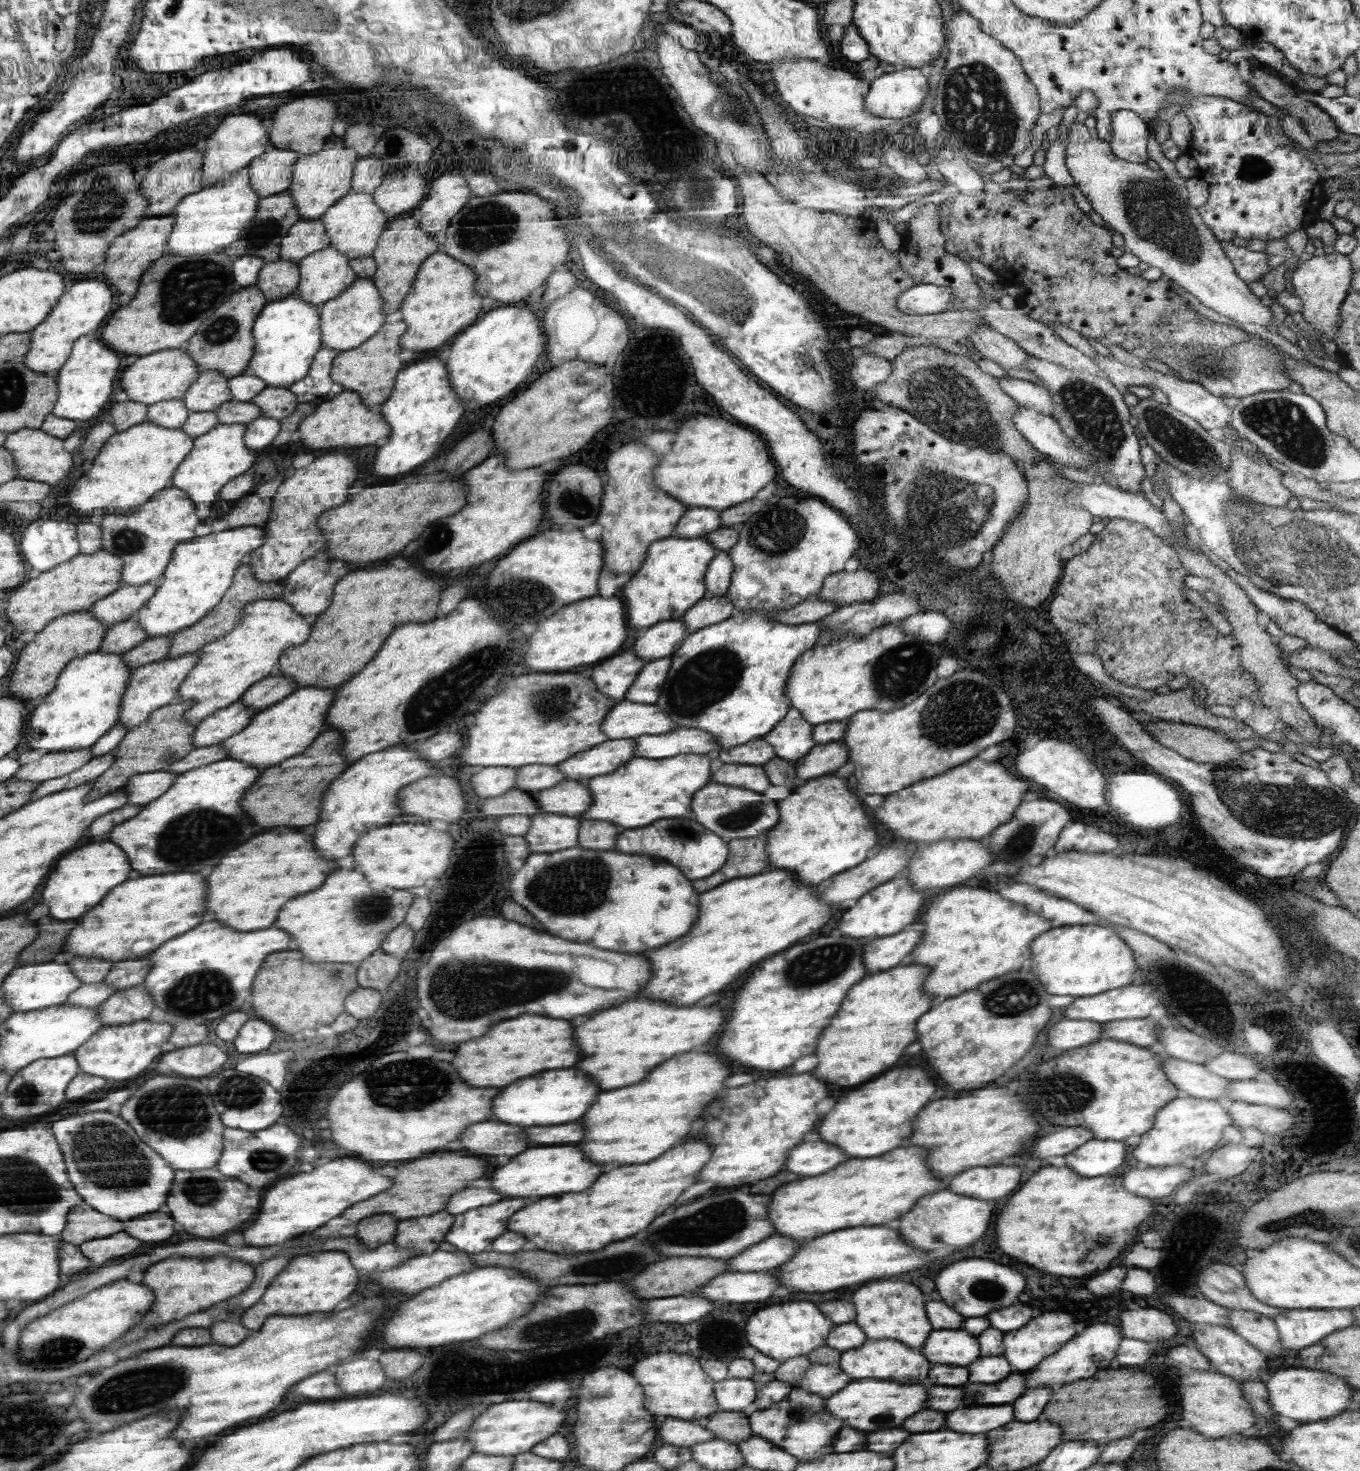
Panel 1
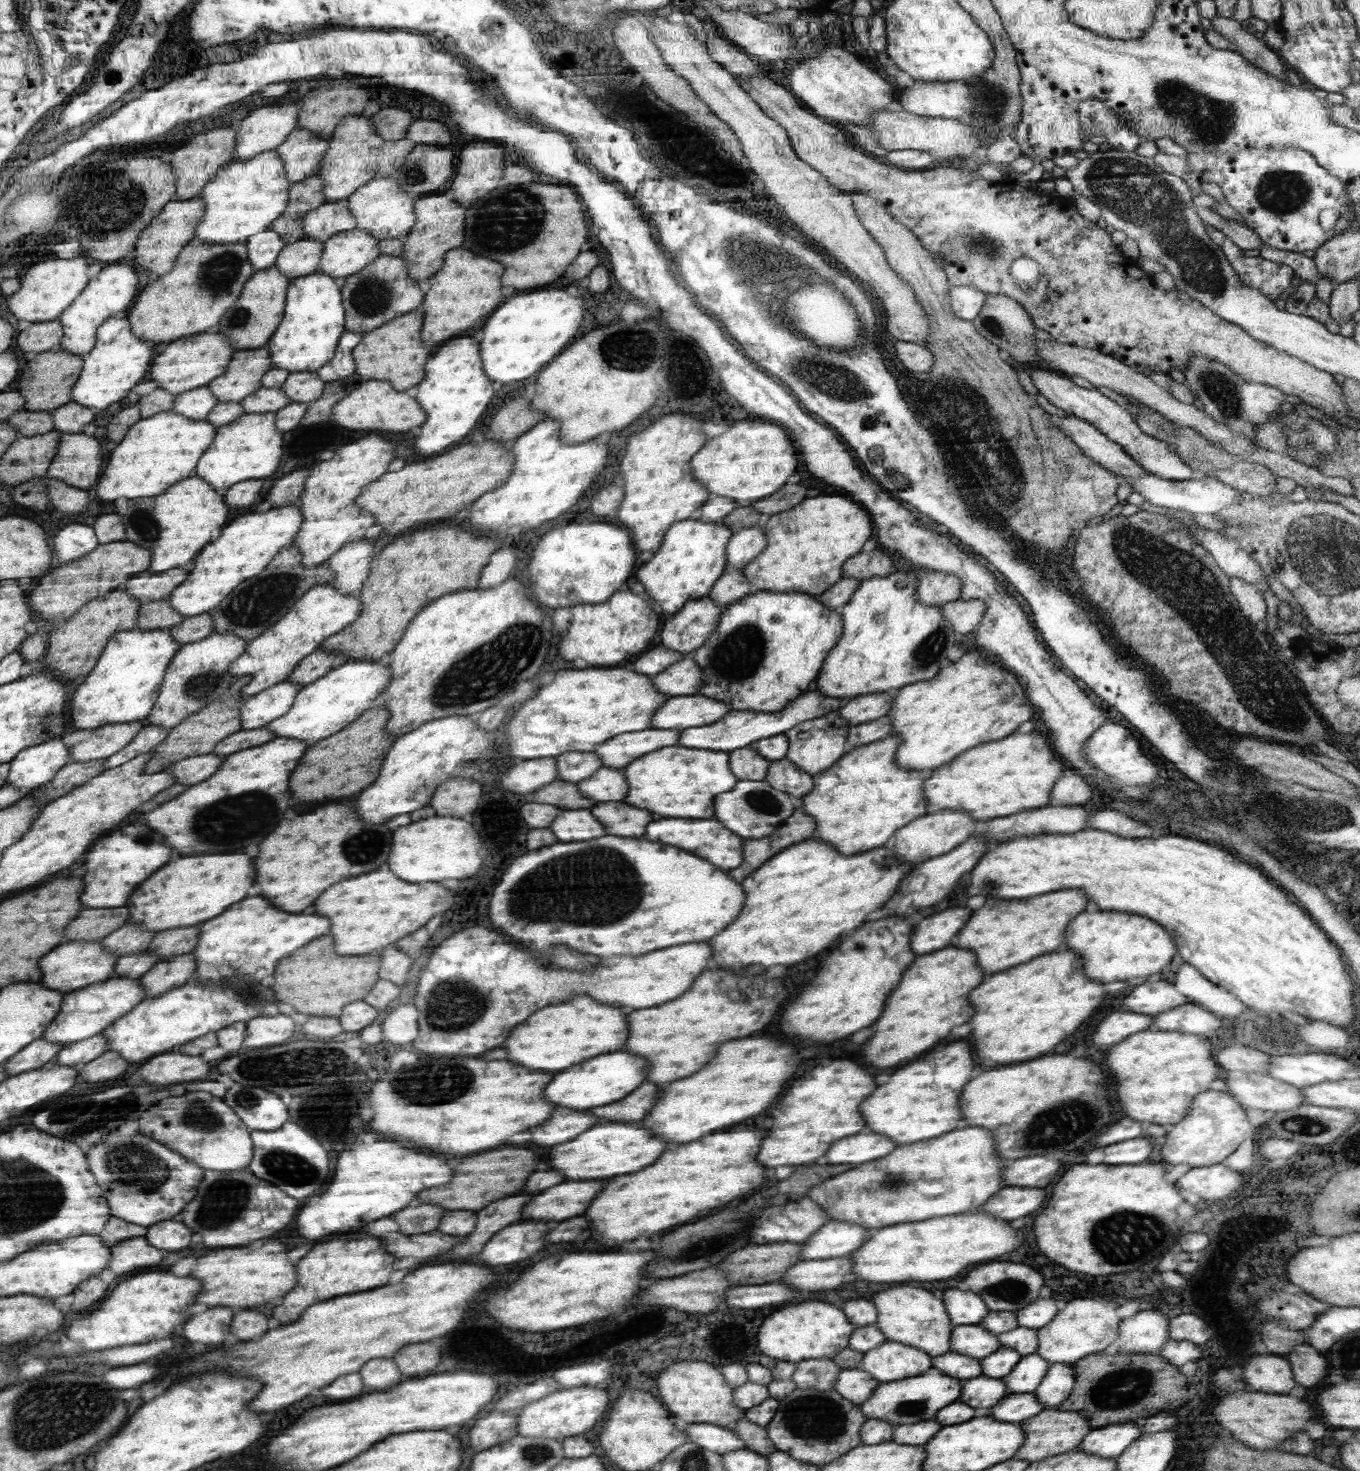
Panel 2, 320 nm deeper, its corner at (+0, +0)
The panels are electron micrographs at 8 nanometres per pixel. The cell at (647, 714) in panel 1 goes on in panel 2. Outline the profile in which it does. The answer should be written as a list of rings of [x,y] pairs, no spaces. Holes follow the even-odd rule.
[[[674,696],[658,710],[658,714],[654,714],[654,728],[682,730],[708,726],[724,718],[732,709],[728,704],[706,696]]]

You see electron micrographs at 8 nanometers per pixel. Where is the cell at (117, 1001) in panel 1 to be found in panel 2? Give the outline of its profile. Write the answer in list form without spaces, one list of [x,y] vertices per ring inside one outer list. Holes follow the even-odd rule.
[[[194,953],[174,955],[158,961],[140,978],[146,997],[163,995],[195,978],[197,962]]]

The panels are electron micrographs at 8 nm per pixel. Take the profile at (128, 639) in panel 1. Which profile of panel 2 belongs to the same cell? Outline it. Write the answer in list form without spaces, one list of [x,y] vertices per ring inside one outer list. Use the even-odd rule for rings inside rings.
[[[168,599],[141,603],[140,621],[137,628],[140,630],[169,629],[185,619],[183,614],[171,607]]]

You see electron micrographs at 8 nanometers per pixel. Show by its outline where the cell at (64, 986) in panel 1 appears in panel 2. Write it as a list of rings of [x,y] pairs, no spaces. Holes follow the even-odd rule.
[[[101,941],[62,942],[41,958],[42,983],[48,988],[62,991],[64,994],[94,983],[106,981],[114,976],[118,957],[111,953]]]

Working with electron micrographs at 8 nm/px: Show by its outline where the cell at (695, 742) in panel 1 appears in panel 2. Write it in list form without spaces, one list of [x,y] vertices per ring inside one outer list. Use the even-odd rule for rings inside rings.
[[[816,689],[802,694],[802,697],[778,713],[732,709],[726,714],[726,718],[722,718],[722,722],[716,722],[714,726],[700,726],[700,728],[684,730],[682,732],[682,742],[678,742],[678,744],[680,746],[690,746],[690,748],[702,748],[702,750],[722,750],[722,752],[730,752],[730,750],[736,750],[740,746],[761,741],[762,738],[785,734],[787,730],[793,729],[794,726],[802,722],[810,721],[812,718],[824,716],[833,710],[838,711],[844,705],[844,702],[846,700],[842,698],[830,698],[830,696],[822,695]]]

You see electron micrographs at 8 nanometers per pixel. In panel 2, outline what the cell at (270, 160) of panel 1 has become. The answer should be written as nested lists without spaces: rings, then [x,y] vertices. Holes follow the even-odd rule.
[[[297,127],[275,151],[285,162],[289,181],[304,181],[316,173],[329,149],[329,140],[320,138],[314,131]]]

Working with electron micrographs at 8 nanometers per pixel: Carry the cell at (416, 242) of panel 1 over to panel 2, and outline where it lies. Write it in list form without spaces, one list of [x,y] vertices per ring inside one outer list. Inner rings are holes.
[[[428,194],[416,199],[417,224],[405,238],[405,251],[401,255],[406,260],[409,272],[419,282],[426,284],[444,265],[445,255],[450,250],[464,247],[465,221],[468,205],[454,200],[450,194]]]

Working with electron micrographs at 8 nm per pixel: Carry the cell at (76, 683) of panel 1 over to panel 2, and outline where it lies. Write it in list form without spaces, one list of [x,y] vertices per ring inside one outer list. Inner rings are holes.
[[[122,629],[105,646],[95,668],[76,688],[73,700],[69,702],[72,726],[88,730],[126,722],[144,722],[157,703],[162,681],[181,645],[169,629]]]

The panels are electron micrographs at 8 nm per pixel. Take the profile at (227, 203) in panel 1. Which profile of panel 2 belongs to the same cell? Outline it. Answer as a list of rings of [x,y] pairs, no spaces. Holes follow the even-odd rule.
[[[275,150],[257,154],[246,160],[232,160],[202,189],[205,217],[197,226],[197,234],[204,242],[214,244],[242,244],[256,234],[270,229],[289,208],[289,188],[292,183],[285,171],[285,162]]]

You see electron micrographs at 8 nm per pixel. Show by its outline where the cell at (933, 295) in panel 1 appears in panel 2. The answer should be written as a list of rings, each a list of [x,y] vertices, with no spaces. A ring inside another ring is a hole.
[[[951,286],[950,306],[952,312],[965,321],[976,322],[984,303],[986,303],[986,294],[970,286]]]

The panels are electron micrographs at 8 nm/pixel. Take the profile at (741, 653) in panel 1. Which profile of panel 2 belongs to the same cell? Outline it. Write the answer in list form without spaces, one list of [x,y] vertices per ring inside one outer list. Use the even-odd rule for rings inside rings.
[[[753,591],[748,596],[744,596],[740,600],[734,601],[724,608],[721,614],[720,624],[713,632],[709,640],[696,649],[692,653],[692,658],[698,663],[698,666],[703,670],[703,685],[701,686],[702,692],[708,698],[718,699],[718,702],[724,702],[728,706],[732,706],[734,710],[749,710],[756,712],[778,713],[784,710],[788,705],[792,704],[795,700],[802,697],[802,694],[808,693],[812,680],[816,680],[821,674],[821,668],[825,664],[826,657],[829,652],[833,650],[834,646],[841,640],[842,633],[844,632],[844,619],[841,617],[839,610],[830,608],[823,603],[818,596],[809,595],[799,592],[772,592],[772,591]]]

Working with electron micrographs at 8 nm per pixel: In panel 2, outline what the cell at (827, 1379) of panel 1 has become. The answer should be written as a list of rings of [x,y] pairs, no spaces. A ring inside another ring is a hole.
[[[844,1369],[838,1374],[834,1390],[846,1400],[860,1405],[874,1394],[874,1390],[876,1390],[879,1383],[865,1370]]]

